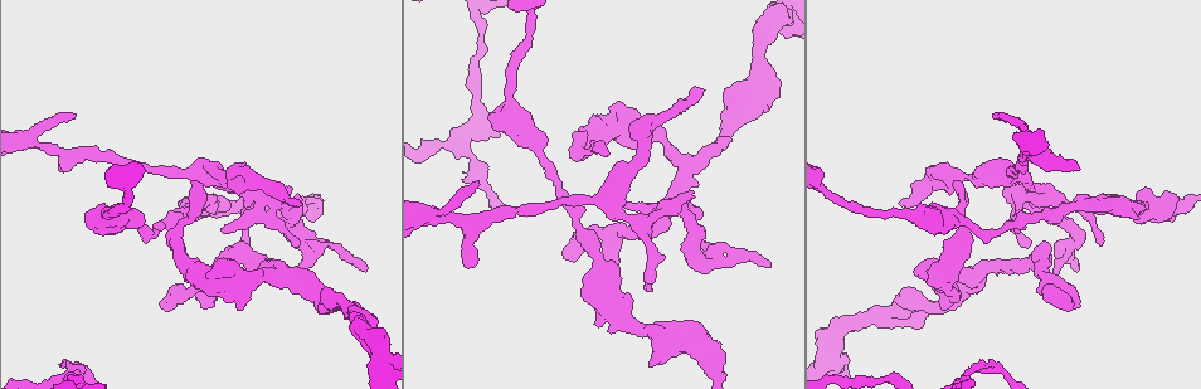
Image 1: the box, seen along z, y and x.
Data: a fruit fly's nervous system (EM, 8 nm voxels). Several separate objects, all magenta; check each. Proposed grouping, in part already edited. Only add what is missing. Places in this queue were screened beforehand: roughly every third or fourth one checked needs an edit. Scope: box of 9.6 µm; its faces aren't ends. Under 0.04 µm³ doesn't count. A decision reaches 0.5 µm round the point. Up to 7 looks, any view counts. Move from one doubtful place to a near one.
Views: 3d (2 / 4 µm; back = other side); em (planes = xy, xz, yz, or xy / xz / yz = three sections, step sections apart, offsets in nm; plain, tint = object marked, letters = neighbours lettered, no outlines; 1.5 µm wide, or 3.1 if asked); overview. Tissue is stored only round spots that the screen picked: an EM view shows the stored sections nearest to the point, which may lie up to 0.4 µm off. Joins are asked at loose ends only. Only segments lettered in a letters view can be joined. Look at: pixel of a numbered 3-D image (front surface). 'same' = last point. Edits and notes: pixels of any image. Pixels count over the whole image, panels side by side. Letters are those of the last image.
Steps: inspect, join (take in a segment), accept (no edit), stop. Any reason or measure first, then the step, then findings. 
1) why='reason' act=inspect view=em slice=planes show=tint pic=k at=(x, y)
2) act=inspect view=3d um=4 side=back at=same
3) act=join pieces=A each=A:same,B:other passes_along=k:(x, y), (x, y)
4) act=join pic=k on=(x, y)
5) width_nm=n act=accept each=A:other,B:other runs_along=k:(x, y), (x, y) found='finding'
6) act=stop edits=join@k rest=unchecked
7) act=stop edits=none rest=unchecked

why='tapers out' act=inspect view=3d um=2 pic=1 at=(1100, 242)

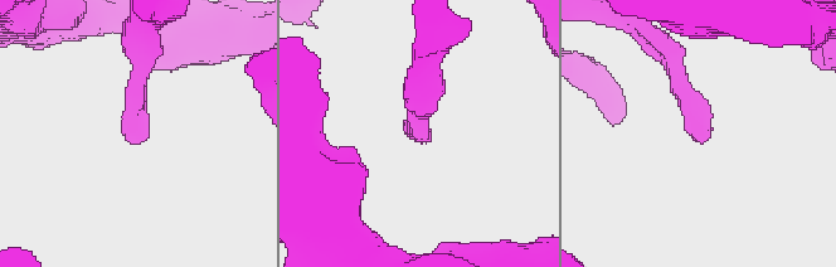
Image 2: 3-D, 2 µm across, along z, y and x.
why='need the tissue' act=inspect view=em slice=planes show=letters pic=2 at=(412, 136)

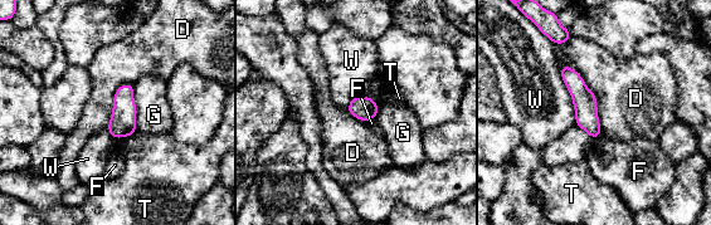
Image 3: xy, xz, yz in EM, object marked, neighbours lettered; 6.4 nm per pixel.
longest_contact=D:500nm act=accept each=D:other,F:other,G:other,T:other,W:other found='no lettered segment goes on from it'

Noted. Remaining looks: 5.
act=inspect view=3d um=4 pic=1 at=(300, 198)

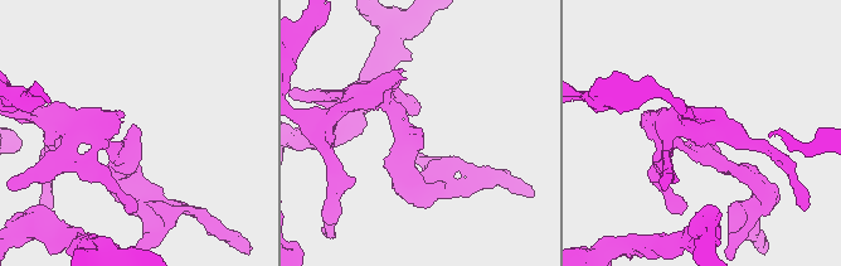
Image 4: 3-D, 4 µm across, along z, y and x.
arm_widths_nm=220,240 why='shape alone is not enough' act=inspect view=em slice=planes show=letters pic=4 at=(423, 136)

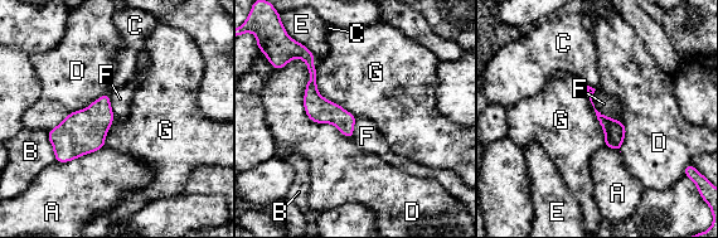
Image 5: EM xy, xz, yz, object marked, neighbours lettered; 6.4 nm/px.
width_nm=140 act=accept each=A:other,B:other,C:other,D:other,E:other,F:other,G:other runs_along=5:(310, 58), (313, 95), (349, 134) found='no lettered segment goes on from it'

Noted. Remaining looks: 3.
why='an open end' act=inspect view=3d um=2 pic=1 at=(465, 265)

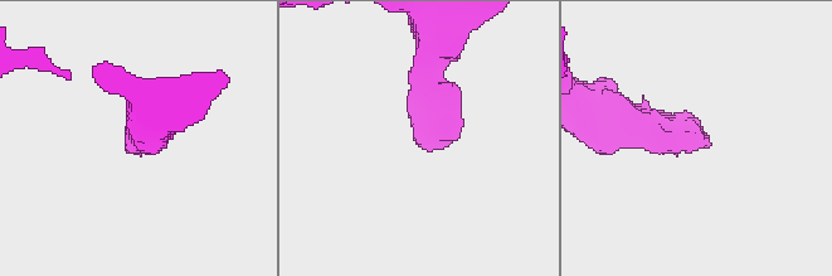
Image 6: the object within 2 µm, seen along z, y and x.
act=inspect view=em slice=planes show=letters pic=6 at=(424, 148)

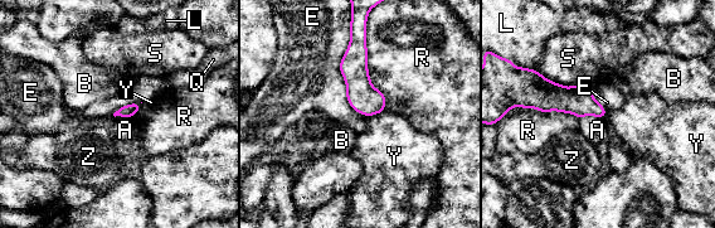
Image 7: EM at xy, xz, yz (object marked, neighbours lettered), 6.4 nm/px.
act=accept each=A:other,B:other,E:other,L:other,Q:other,R:other,S:other,Y:other,Z:other border=7:(350, 25), (340, 73), (365, 116) found='no lettered segment goes on from it'

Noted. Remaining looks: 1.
act=stop edits=none rest=unchecked

